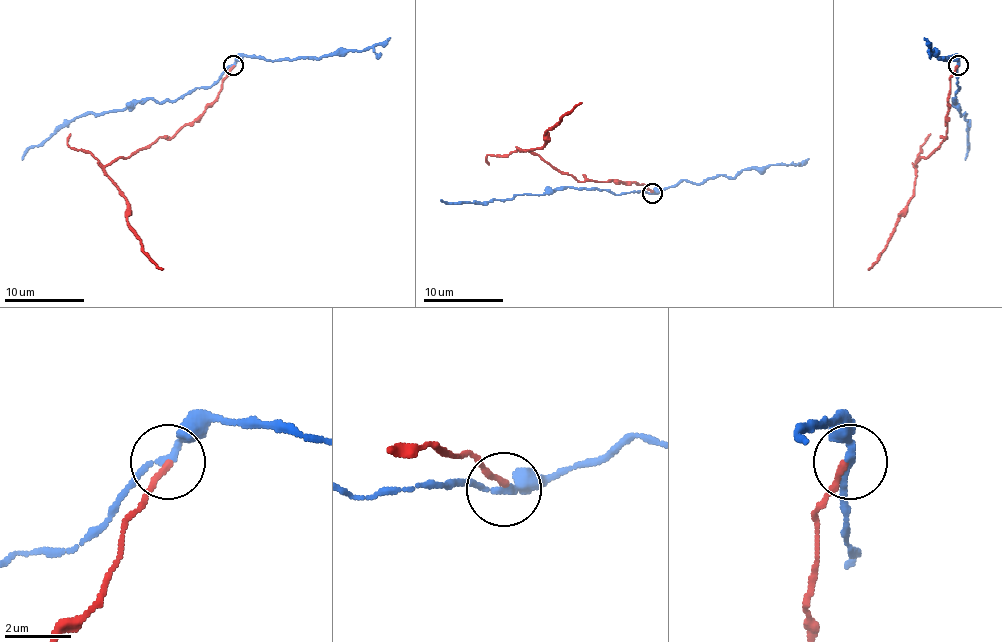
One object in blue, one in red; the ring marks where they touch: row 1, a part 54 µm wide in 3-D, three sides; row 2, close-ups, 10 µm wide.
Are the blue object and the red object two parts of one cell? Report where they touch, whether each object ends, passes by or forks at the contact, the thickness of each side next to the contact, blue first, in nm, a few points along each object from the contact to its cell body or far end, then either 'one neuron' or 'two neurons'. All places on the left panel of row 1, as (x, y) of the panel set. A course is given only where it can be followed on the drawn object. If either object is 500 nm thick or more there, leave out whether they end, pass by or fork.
(233, 65) | blue passes by | red ends | 200/180 nm | blue via (233, 66), (211, 86), (174, 100), (142, 98), (120, 110), (66, 120), (22, 160) | red via (233, 66), (215, 100), (170, 138), (156, 138), (104, 168), (126, 202), (126, 218), (140, 248), (162, 268) | two neurons

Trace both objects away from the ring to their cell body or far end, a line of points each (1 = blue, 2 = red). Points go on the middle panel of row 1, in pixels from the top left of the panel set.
1: (651, 192), (613, 194), (593, 188), (561, 188), (539, 194), (515, 194), (509, 200), (441, 200)
2: (651, 192), (643, 184), (633, 182), (575, 180), (523, 150), (539, 148), (545, 142), (545, 134), (581, 102)

